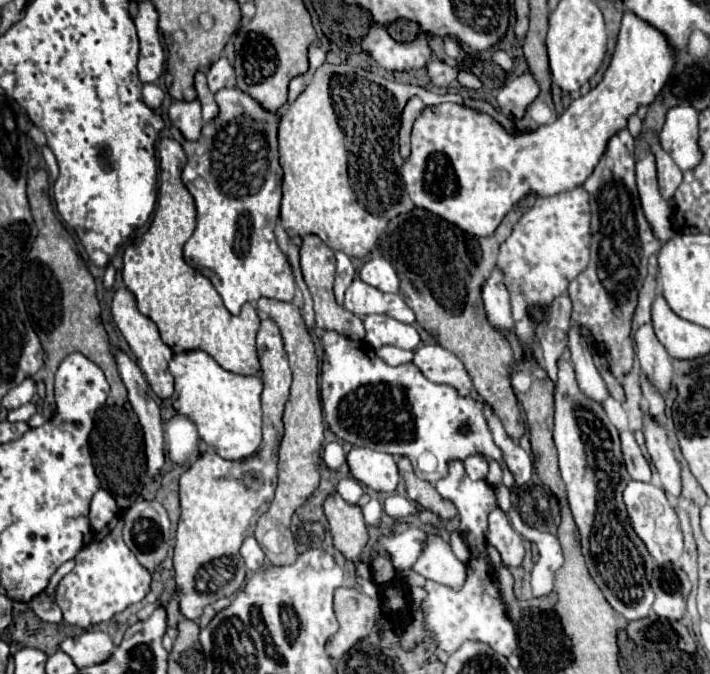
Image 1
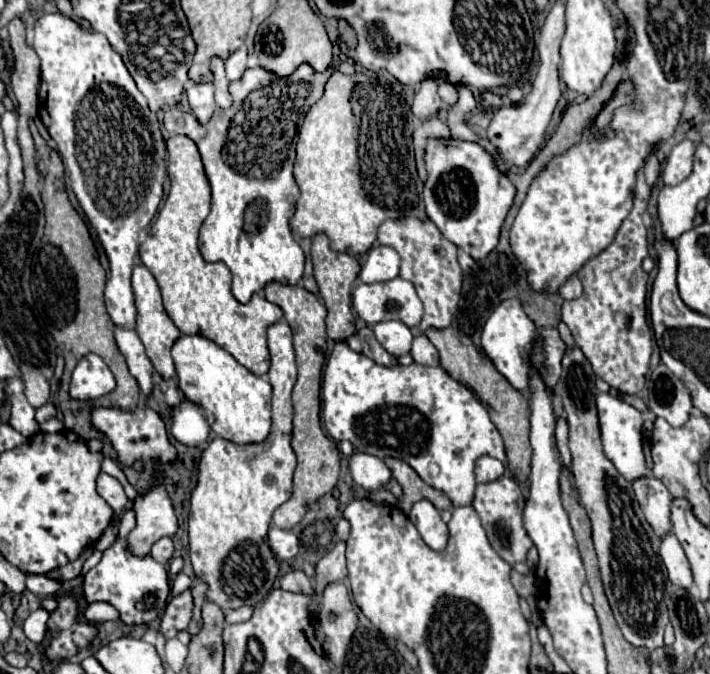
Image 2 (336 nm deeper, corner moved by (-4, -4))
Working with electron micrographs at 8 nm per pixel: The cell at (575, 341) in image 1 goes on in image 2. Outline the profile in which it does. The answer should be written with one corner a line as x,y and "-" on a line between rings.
596,393
596,407
598,407
598,421
600,421
600,437
604,445
604,453
616,469
628,479
634,481
640,475
648,475
644,453
642,453
642,415
638,409
634,409
628,403
622,403
622,399
612,397
610,393

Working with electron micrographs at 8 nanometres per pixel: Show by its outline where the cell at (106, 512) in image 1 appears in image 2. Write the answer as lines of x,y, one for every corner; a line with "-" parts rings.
106,473
98,475
98,493
112,507
114,517
120,517
126,511
128,503
130,503
128,497
126,497
126,493
124,493
124,489
122,489
122,485
120,485
120,481
114,479
114,477
110,477
110,475
106,475

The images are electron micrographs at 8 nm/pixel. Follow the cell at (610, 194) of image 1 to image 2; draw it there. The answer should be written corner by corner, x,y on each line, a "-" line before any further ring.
638,171
634,207
630,215
622,221
614,243
578,271
578,277
584,285
582,297
564,301
562,305
562,321
570,327
576,345
590,361
594,373
610,387
628,395
636,395
644,387
652,353
652,335
646,321
648,273
642,269
642,259
648,257
648,233
642,219
648,199
650,187
644,181
644,173

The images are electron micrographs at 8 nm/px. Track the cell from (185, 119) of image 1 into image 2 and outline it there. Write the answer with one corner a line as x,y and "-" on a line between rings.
186,83
186,95
188,95
188,105
198,119
200,125
208,123
216,103
214,103
214,85
212,83

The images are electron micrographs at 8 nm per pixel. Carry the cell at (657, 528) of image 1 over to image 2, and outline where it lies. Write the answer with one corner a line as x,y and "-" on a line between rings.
668,531
662,539
660,545
660,557
668,569
668,577
674,585
680,585
684,589
688,589
692,585
692,573
690,573
690,563
684,555
684,549
680,545
680,541
676,539
676,535
672,531

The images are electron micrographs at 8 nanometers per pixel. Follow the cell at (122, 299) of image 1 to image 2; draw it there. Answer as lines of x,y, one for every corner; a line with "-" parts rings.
136,265
132,271
132,289
134,289
134,301
136,301
136,333
140,337
140,341
146,347
146,355
154,365
154,371
166,381
170,377
176,375
174,371
174,363
170,357
170,349
176,343
176,339
180,337
180,331
176,329
176,325
172,323
172,319
166,315
164,307
162,307
162,297
160,297
160,289
158,283
154,279
154,275
144,267
144,265

